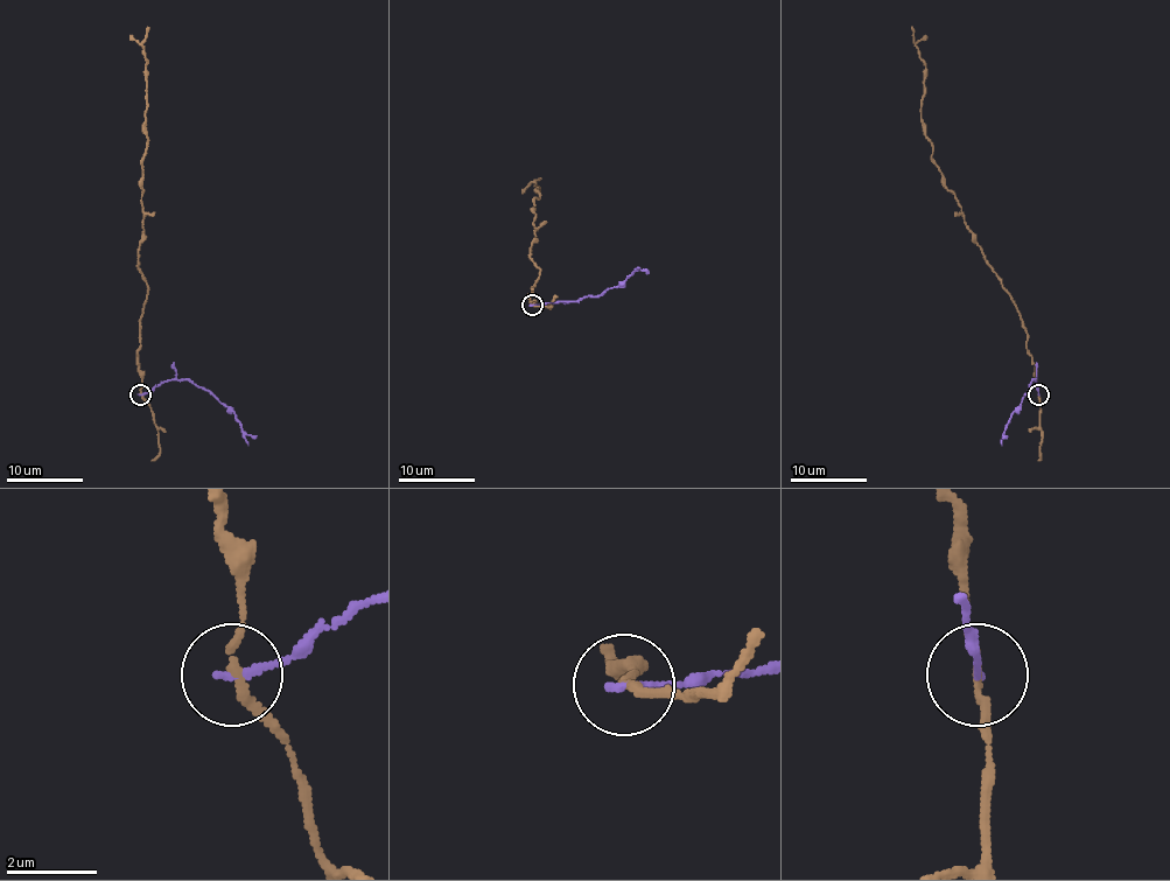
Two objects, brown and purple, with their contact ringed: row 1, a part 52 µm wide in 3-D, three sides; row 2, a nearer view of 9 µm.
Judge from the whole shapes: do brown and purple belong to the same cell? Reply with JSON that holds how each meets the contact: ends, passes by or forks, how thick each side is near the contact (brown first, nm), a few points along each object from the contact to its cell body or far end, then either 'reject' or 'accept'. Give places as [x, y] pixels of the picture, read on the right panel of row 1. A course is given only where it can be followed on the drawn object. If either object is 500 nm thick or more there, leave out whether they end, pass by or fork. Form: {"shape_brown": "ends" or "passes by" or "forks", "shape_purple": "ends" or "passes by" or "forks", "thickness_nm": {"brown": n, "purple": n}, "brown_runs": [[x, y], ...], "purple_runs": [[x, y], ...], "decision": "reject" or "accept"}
{"shape_brown": "passes by", "shape_purple": "ends", "thickness_nm": {"brown": 170, "purple": 150}, "brown_runs": [[1037, 394], [1027, 327], [1016, 303], [932, 158], [932, 142], [920, 117], [926, 63], [911, 27]], "purple_runs": [[1037, 394], [1034, 379], [1010, 415], [1001, 445]], "decision": "reject"}

